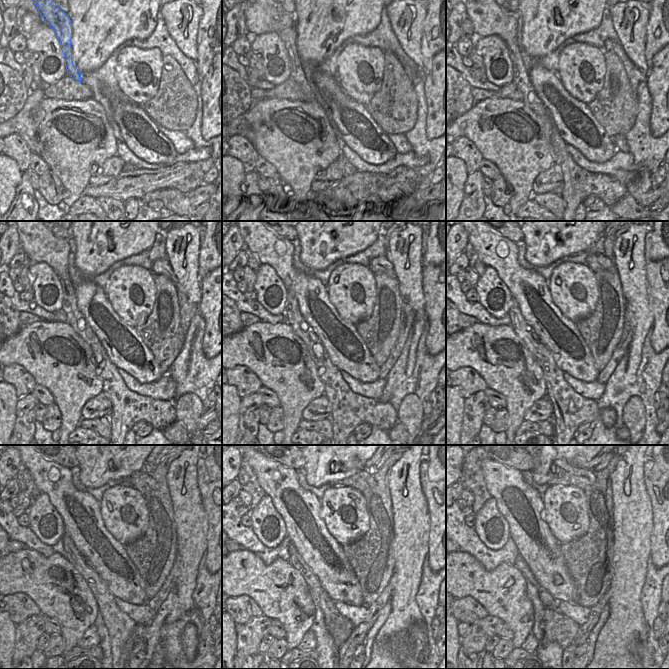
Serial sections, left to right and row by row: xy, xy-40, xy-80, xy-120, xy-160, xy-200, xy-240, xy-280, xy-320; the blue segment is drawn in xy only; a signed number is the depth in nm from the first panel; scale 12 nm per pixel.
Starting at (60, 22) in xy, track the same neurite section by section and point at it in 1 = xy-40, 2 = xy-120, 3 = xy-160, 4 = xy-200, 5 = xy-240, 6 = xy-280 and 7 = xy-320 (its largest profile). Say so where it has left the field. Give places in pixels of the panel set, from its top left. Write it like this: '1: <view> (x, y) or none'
1: xy-40 (288, 36)
2: xy-120 (106, 371)
3: xy-160 (335, 386)
4: xy-200 (557, 388)
5: xy-240 (109, 611)
6: xy-280 (341, 628)
7: xy-320 (520, 563)

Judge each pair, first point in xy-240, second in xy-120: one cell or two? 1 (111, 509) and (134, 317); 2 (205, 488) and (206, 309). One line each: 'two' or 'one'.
1: one
2: one

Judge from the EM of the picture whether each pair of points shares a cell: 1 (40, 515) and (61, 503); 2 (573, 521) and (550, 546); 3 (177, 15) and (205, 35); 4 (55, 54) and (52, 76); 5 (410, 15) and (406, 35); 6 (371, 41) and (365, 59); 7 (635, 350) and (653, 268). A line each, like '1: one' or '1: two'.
1: two
2: two
3: two
4: one
5: one
6: two
7: two

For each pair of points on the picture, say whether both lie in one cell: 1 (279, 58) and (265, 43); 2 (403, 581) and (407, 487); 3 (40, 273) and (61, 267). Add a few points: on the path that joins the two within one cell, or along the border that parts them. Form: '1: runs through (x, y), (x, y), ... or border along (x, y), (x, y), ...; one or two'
1: runs through (275, 54), (269, 47); one
2: runs through (408, 558), (408, 510); one
3: border along (31, 263), (45, 262), (60, 278); two

